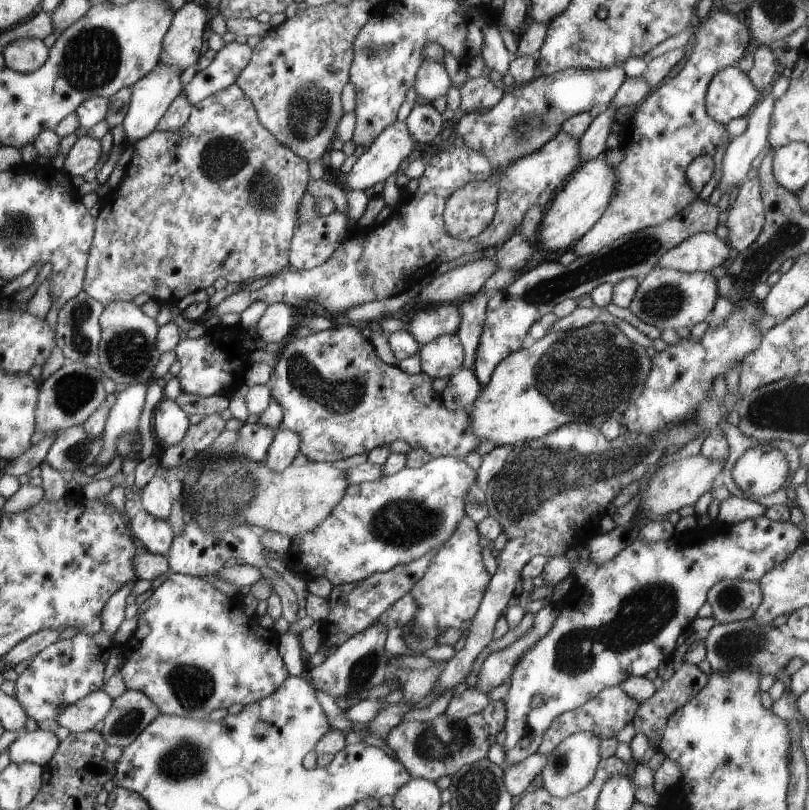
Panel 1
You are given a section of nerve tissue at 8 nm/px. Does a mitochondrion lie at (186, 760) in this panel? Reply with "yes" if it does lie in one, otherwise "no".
yes

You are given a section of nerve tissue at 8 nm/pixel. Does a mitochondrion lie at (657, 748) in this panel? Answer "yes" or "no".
no

